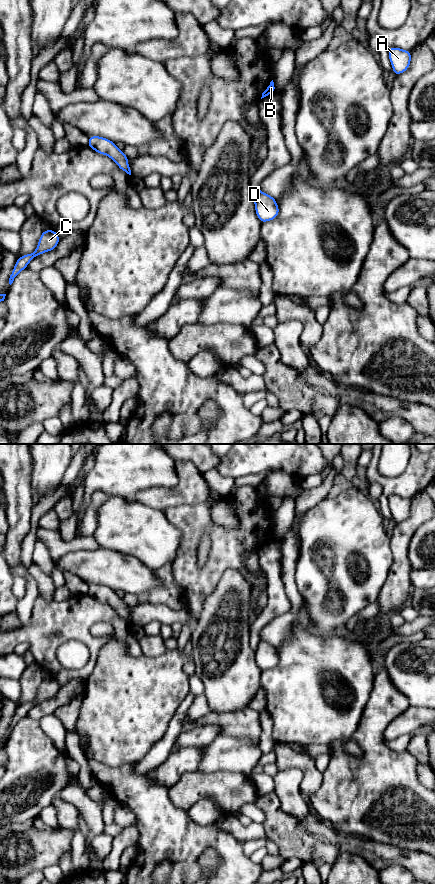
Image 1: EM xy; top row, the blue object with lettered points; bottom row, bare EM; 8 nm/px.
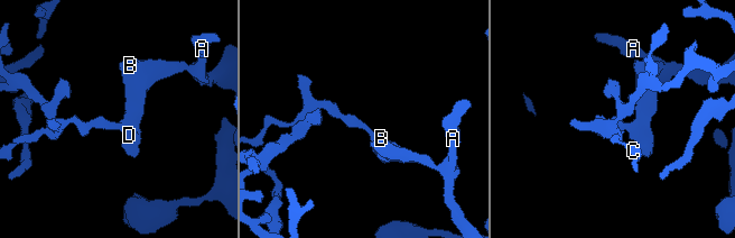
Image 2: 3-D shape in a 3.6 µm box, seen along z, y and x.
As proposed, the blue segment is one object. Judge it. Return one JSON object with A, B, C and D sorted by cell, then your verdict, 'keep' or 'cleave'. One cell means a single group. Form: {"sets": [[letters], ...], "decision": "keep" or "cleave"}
{"sets": [["A", "B", "D"], ["C"]], "decision": "cleave"}

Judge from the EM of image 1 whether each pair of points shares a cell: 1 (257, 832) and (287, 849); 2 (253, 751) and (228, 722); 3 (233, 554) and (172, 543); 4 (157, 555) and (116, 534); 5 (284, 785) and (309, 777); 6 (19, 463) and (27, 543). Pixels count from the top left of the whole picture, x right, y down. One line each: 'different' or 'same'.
1: different
2: different
3: different
4: same
5: different
6: different

